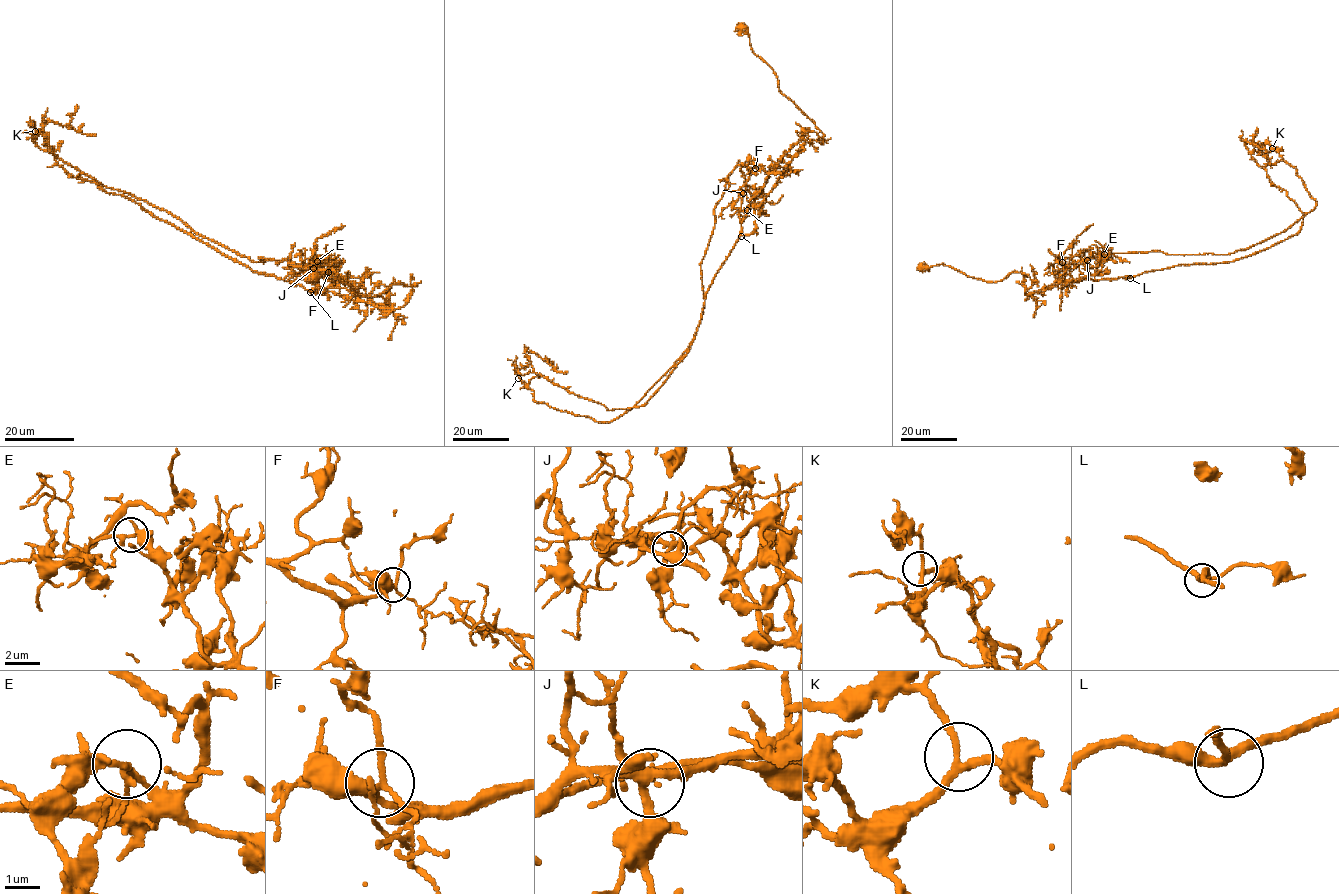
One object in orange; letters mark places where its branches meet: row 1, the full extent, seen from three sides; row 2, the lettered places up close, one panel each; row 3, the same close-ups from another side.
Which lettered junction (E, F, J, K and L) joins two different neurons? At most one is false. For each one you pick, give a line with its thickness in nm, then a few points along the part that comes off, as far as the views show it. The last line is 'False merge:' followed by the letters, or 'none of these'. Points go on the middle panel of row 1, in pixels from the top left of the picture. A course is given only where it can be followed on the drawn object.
E: 150 nm thick; foreign part runs (747, 210), (750, 171), (738, 165), (714, 209), (694, 338), (620, 415), (597, 422), (538, 403), (507, 358)
False merge: E

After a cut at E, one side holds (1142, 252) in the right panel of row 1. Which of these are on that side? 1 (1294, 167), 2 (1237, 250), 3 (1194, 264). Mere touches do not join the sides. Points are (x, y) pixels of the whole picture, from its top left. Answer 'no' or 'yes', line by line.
1: yes
2: yes
3: no

